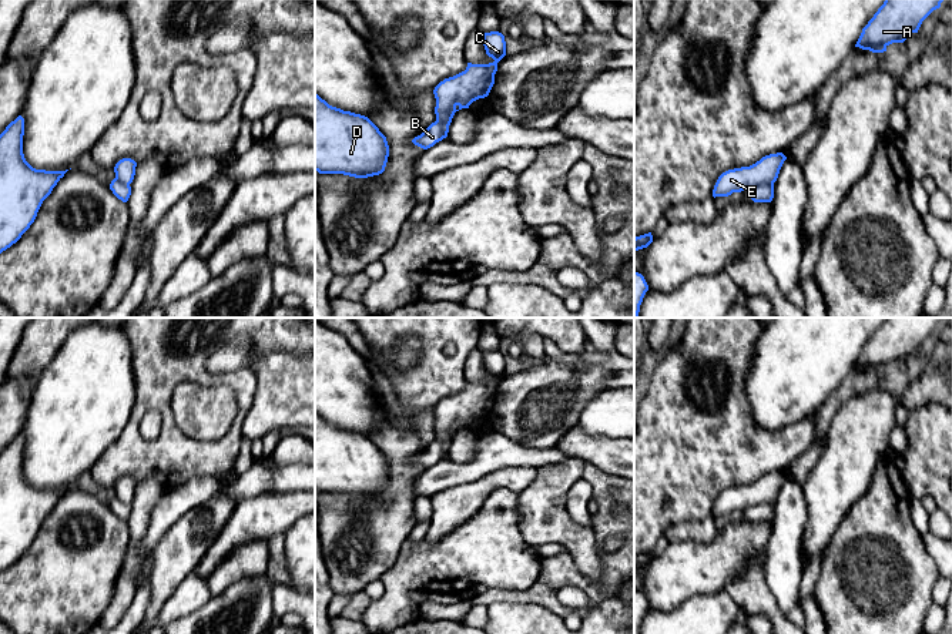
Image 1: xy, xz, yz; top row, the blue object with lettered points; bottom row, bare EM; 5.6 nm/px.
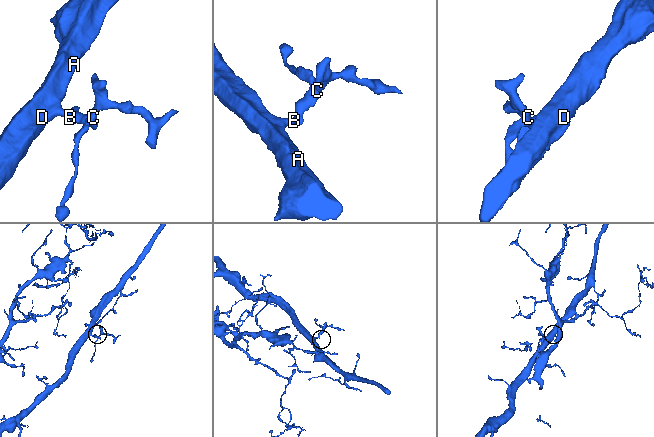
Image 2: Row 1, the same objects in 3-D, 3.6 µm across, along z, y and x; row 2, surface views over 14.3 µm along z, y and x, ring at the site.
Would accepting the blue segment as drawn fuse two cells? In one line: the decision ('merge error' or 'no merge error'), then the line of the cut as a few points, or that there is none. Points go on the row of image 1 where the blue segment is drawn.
merge error; cut yz (773, 183), (760, 183), (751, 187)

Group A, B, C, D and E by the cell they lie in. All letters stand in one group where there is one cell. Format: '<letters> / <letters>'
A B D / C E

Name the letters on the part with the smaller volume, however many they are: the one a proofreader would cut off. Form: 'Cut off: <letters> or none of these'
Cut off: C, E

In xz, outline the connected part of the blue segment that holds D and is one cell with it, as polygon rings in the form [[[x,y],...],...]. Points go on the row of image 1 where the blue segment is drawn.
[[[315,93],[315,171],[368,178],[385,171],[386,137],[365,115],[329,105]]]

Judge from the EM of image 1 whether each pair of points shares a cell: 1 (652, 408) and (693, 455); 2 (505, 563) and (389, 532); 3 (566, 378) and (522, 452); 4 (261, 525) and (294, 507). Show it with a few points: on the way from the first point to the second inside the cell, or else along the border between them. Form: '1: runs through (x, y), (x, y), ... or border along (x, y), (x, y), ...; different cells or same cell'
1: runs through (664, 421), (680, 436), (681, 445); same cell
2: border along (408, 537), (398, 559), (391, 566); different cells
3: border along (495, 432), (500, 432), (533, 448), (555, 446); different cells
4: runs through (270, 516), (285, 507); same cell

